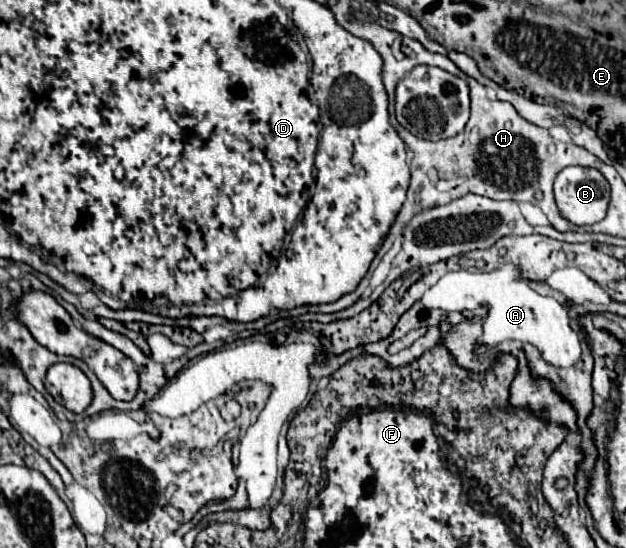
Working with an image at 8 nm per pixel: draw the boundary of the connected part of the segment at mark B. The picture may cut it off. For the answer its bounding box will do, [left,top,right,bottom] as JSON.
[555,167,609,225]

